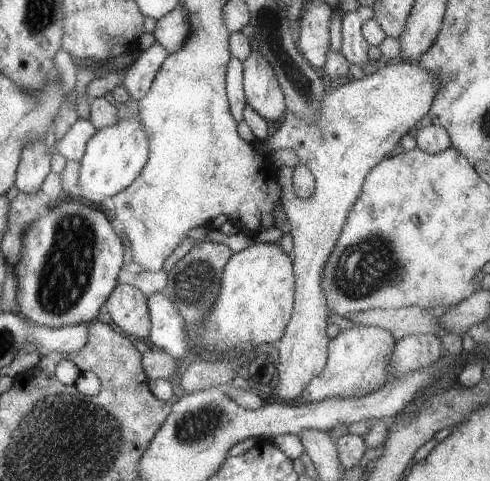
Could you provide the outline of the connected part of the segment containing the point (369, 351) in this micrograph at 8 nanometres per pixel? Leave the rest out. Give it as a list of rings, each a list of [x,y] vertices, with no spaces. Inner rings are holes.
[[[357,326],[339,330],[327,343],[327,356],[323,370],[315,375],[301,391],[305,403],[319,402],[324,398],[362,396],[376,391],[389,380],[391,351],[397,342],[397,334],[379,327]]]

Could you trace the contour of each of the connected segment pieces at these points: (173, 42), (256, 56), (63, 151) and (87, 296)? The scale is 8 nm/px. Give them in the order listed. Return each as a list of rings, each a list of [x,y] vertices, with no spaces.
[[[179,4],[175,5],[167,14],[156,20],[152,32],[154,42],[169,53],[179,50],[182,42],[189,32],[189,19],[185,9]]]
[[[257,49],[242,62],[242,89],[247,106],[266,121],[279,119],[285,111],[275,73]]]
[[[77,119],[53,144],[52,152],[61,155],[66,160],[79,161],[83,156],[85,143],[96,128],[89,122],[89,119]]]
[[[69,196],[31,222],[23,232],[19,258],[12,266],[17,304],[13,310],[18,316],[48,329],[89,324],[102,317],[105,299],[124,265],[121,239],[105,216],[99,208]]]

